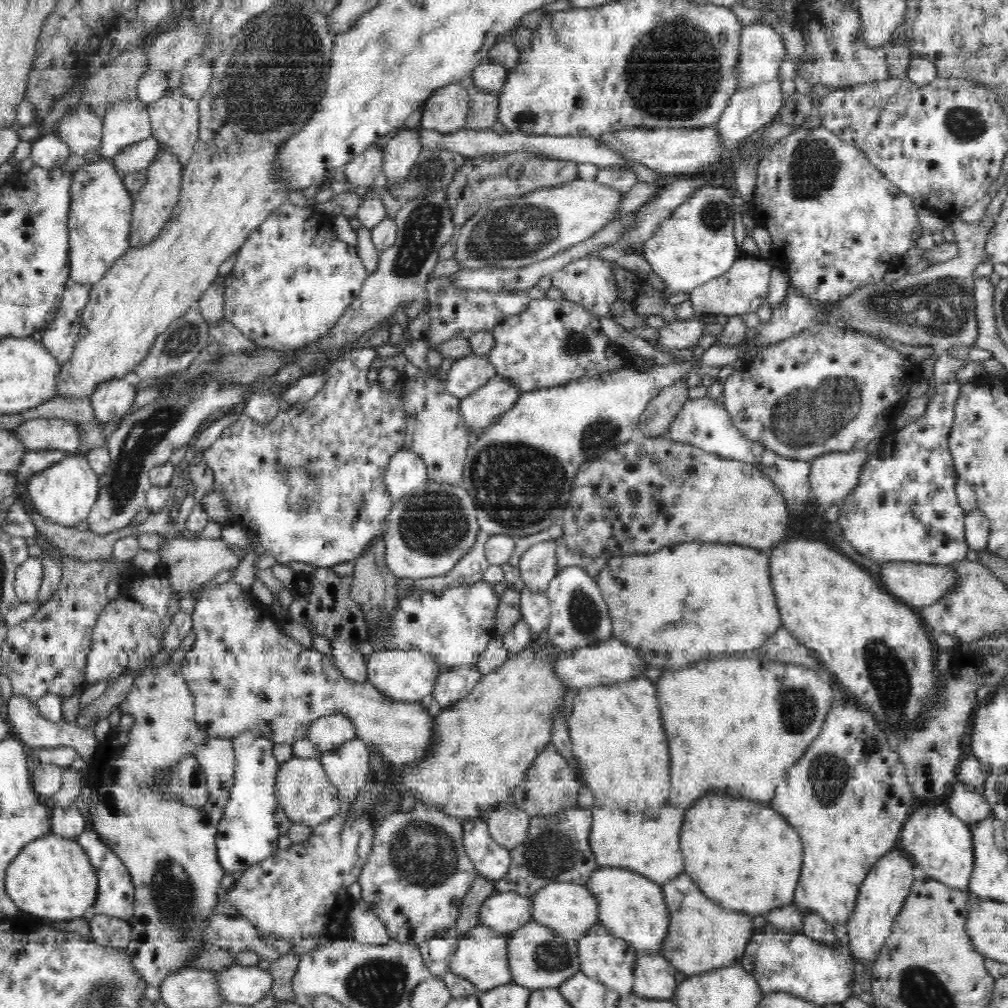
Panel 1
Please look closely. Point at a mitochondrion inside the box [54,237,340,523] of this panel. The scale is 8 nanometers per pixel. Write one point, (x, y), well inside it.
(143, 438)

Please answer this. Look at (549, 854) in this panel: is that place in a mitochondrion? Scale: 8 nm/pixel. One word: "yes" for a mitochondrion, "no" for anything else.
yes

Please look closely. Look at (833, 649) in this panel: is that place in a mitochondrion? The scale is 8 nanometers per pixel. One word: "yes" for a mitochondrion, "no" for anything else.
no

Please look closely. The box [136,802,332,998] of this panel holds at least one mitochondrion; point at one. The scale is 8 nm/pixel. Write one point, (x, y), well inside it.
(174, 896)

